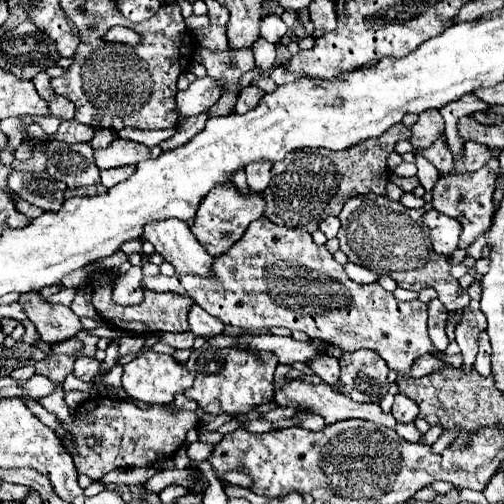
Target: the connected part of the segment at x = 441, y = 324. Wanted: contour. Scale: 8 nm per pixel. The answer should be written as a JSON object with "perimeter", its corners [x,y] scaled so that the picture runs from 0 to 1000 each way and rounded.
{"perimeter":[[[857,593],[849,601],[849,661],[853,661],[857,681],[873,696],[885,696],[885,688],[893,681],[893,673],[885,665],[885,633],[889,633],[889,613],[869,593]]]}

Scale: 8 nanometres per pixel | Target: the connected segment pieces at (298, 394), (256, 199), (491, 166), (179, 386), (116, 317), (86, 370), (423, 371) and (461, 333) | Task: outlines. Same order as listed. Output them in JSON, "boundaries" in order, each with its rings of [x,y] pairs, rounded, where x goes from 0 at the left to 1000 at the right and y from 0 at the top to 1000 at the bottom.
{"boundaries":[[[[599,752],[567,756],[556,772],[548,772],[544,796],[552,804],[560,804],[560,808],[587,808],[591,815],[615,812],[615,815],[639,823],[651,843],[671,839],[671,835],[683,835],[683,831],[722,831],[722,835],[738,835],[738,839],[750,839],[750,843],[762,843],[762,847],[778,847],[778,851],[786,847],[786,831],[778,827],[778,819],[758,819],[758,812],[754,812],[750,800],[706,800],[694,788],[663,776],[659,768],[651,768],[643,760],[615,764],[615,760],[599,756]]],[[[452,363],[433,367],[429,375],[421,375],[413,383],[413,391],[393,411],[393,423],[389,423],[389,435],[385,435],[385,446],[381,446],[381,462],[393,474],[393,482],[417,506],[433,510],[433,506],[448,502],[484,466],[484,458],[492,454],[492,446],[504,435],[516,435],[524,427],[524,411],[528,411],[528,403],[524,403],[520,387],[512,387],[512,383],[484,391],[464,375],[460,363],[456,367]]],[[[972,315],[968,327],[960,327],[948,339],[937,343],[909,343],[909,347],[881,347],[869,355],[861,379],[857,379],[857,411],[873,423],[885,423],[901,431],[917,446],[913,486],[909,494],[929,494],[952,462],[964,462],[972,450],[976,427],[980,427],[980,363],[988,347],[988,315]]],[[[290,696],[274,708],[266,708],[258,720],[246,724],[246,744],[242,744],[242,768],[246,776],[286,800],[298,804],[333,804],[341,800],[349,780],[365,780],[369,772],[377,772],[385,756],[385,744],[373,740],[365,732],[361,720],[353,720],[341,704],[321,704],[321,700],[306,700],[306,696]]],[[[187,554],[187,581],[183,581],[183,605],[190,609],[194,625],[222,645],[226,653],[238,657],[262,657],[262,661],[298,661],[298,657],[321,657],[321,661],[361,661],[373,653],[373,617],[385,605],[385,597],[377,597],[373,589],[349,585],[349,581],[306,581],[286,573],[286,597],[278,605],[230,605],[222,601],[218,585],[222,585],[222,554]]],[[[155,708],[151,720],[147,720],[147,744],[163,756],[183,756],[194,740],[194,728],[198,720],[183,708]]],[[[841,704],[841,708],[829,708],[817,724],[817,748],[841,748],[841,744],[853,744],[861,740],[865,732],[873,728],[885,728],[881,716],[873,716],[869,708],[861,704]]],[[[933,597],[933,605],[917,621],[917,637],[905,649],[905,681],[917,692],[921,724],[917,732],[929,740],[940,732],[940,712],[948,700],[948,669],[964,657],[964,625],[952,613],[948,597]]]]}

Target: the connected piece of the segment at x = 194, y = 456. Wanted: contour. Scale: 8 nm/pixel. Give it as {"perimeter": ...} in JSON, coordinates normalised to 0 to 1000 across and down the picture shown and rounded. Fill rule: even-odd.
{"perimeter":[[[389,879],[389,883],[377,883],[373,887],[373,907],[381,911],[381,915],[405,915],[405,911],[413,911],[413,903],[417,903],[417,895],[421,895],[425,887],[421,883],[405,883],[405,879]]]}

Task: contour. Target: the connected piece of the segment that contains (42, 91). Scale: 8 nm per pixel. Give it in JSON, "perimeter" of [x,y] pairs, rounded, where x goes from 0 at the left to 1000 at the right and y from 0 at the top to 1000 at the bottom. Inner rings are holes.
{"perimeter":[[[75,145],[63,157],[63,165],[75,177],[75,188],[95,204],[95,216],[99,216],[99,153],[95,153],[95,145]]]}

